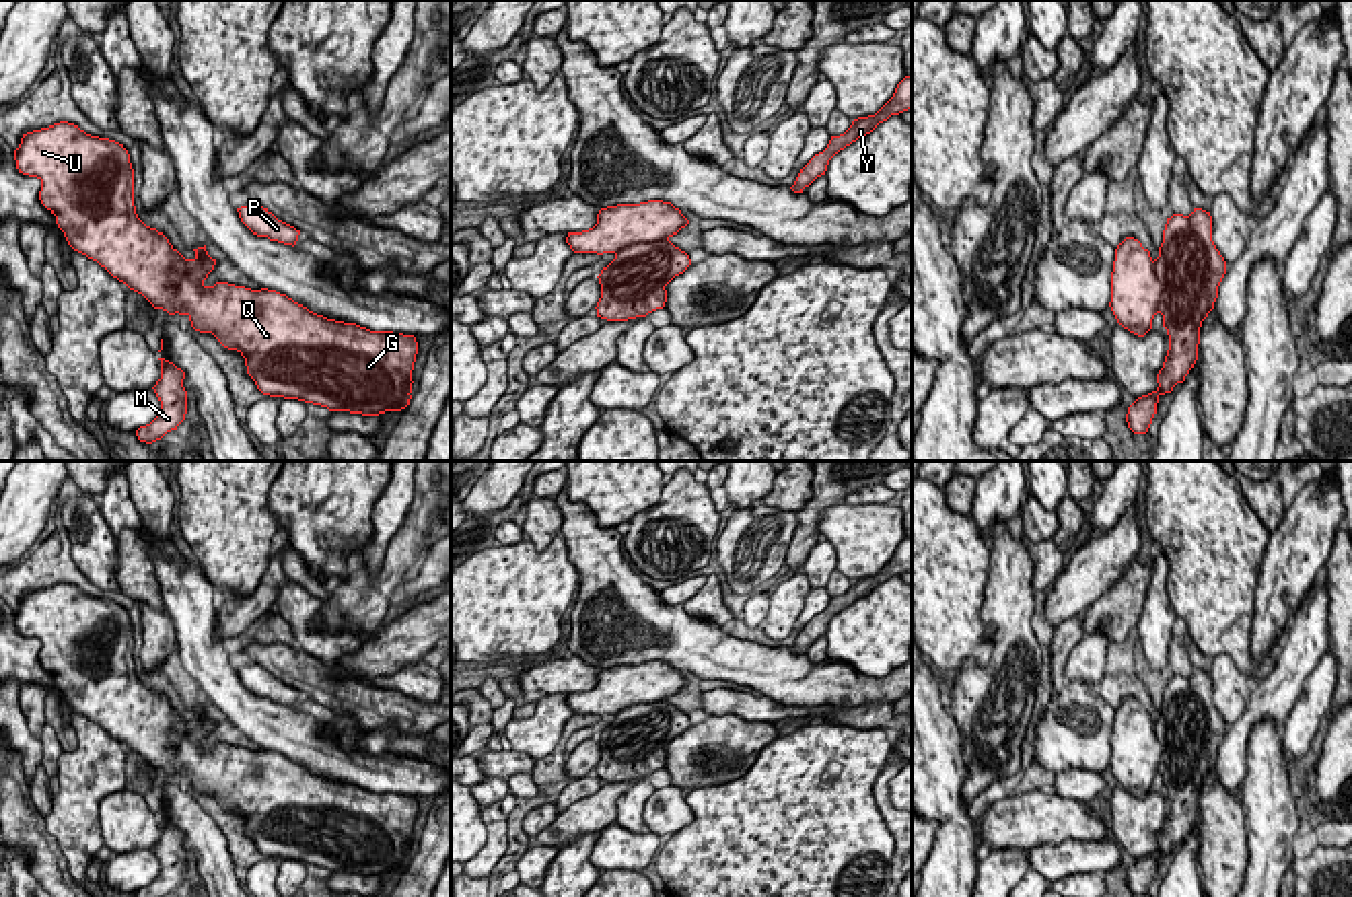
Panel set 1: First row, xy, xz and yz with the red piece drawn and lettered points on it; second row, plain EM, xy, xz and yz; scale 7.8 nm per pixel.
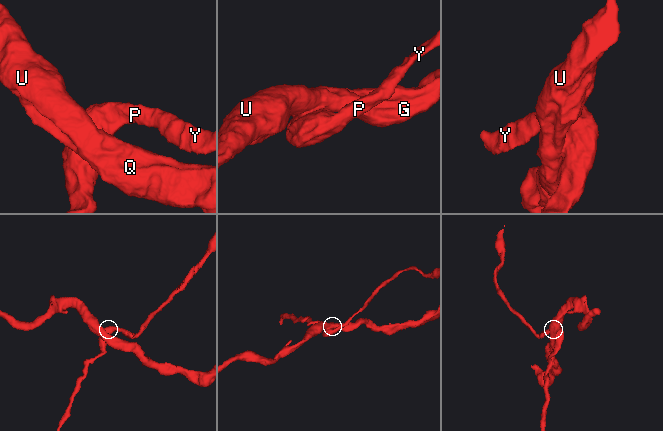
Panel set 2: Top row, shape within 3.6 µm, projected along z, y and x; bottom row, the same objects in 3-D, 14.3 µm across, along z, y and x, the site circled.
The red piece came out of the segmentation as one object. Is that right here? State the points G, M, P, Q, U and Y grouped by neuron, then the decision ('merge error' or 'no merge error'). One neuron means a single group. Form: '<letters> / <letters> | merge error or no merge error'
G Q U / M P Y | merge error

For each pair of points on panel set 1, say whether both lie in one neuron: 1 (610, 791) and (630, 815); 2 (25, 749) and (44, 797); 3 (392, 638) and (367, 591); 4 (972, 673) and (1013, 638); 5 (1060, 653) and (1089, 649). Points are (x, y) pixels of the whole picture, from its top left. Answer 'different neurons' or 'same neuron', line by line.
1: different neurons
2: same neuron
3: different neurons
4: same neuron
5: same neuron

